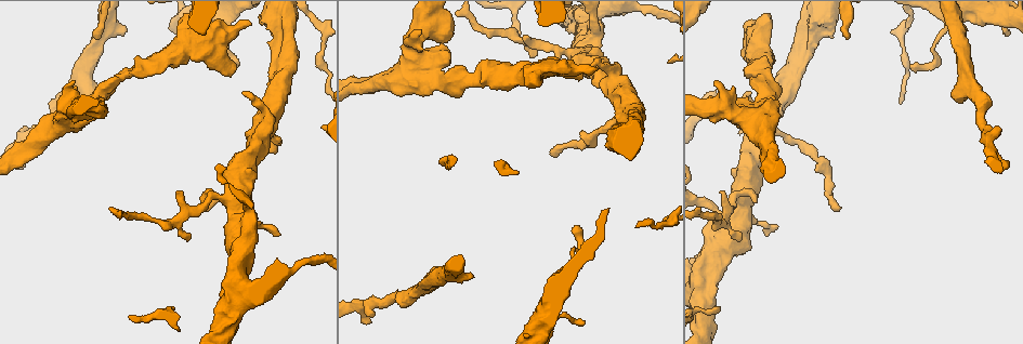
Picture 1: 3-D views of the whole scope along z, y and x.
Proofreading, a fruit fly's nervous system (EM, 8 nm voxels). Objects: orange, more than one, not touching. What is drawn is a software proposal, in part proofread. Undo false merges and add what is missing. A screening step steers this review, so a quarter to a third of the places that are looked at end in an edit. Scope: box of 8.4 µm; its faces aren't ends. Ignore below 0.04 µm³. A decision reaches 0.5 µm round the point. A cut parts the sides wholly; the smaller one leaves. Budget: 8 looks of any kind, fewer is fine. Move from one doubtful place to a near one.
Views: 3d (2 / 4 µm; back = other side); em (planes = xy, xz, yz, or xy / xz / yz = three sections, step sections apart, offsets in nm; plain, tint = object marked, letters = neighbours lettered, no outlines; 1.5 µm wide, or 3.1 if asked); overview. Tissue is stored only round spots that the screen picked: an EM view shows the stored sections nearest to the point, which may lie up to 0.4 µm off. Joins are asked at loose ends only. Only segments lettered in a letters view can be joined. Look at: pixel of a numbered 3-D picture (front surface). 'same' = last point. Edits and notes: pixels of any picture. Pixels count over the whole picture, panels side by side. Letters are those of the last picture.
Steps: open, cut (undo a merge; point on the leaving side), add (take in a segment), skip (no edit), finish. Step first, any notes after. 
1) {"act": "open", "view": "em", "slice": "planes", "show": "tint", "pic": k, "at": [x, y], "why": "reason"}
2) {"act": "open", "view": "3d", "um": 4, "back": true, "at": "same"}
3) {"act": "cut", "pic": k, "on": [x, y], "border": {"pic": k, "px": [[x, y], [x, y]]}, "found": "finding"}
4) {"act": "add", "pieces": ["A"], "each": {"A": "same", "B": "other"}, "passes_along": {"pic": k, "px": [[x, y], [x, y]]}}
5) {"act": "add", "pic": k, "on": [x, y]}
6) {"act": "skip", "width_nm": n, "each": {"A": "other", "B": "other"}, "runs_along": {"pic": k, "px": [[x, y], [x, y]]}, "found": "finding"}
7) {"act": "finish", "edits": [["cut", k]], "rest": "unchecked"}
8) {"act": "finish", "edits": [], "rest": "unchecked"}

{"act": "open", "view": "em", "slice": "planes", "show": "plain", "pic": 1, "at": [752, 54], "why": "side arm on a straight run"}

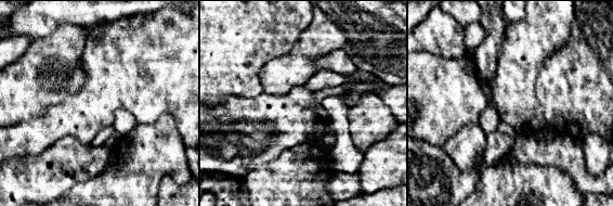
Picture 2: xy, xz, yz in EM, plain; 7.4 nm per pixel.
{"act": "open", "view": "em", "slice": "planes", "show": "letters", "at": "same", "why": "what lies round it"}

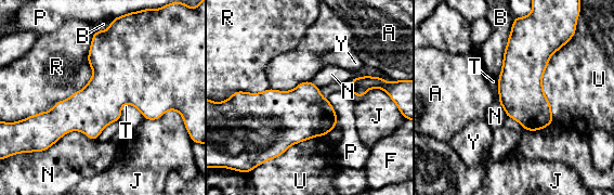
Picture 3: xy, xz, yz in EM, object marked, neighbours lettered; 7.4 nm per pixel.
{"act": "skip", "each": {"A": "other", "B": "other", "F": "other", "J": "other", "N": "other", "P": "other", "R": "other", "T": "other", "U": "other", "Y": "other"}, "found": "all the same cell"}

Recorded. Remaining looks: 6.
{"act": "open", "view": "3d", "um": 4, "pic": 1, "at": [748, 91], "why": "an open end"}

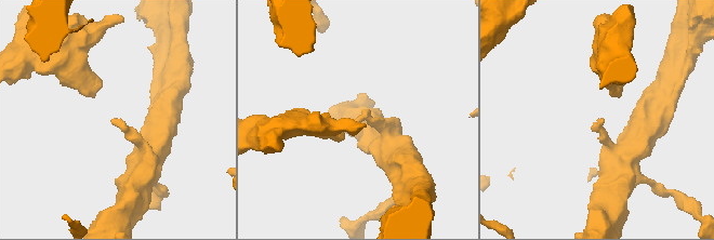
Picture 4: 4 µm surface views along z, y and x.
{"act": "open", "view": "em", "slice": "planes", "show": "letters", "pic": 4, "at": [114, 120]}

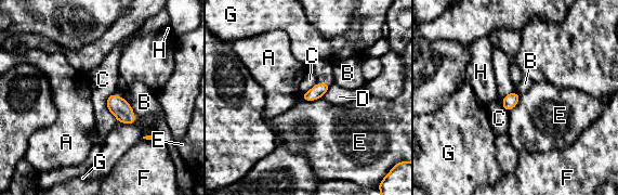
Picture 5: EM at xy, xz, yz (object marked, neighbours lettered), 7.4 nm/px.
{"act": "add", "pieces": ["H"], "each": {"A": "other", "B": "other", "C": "other", "D": "other", "E": "other", "F": "other", "G": "other", "H": "same"}, "passes_along": {"pic": 5, "px": [[318, 90], [324, 83], [323, 69]]}, "found": "it goes on there"}

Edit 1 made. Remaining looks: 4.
{"act": "open", "view": "overview", "why": "see it whole again"}

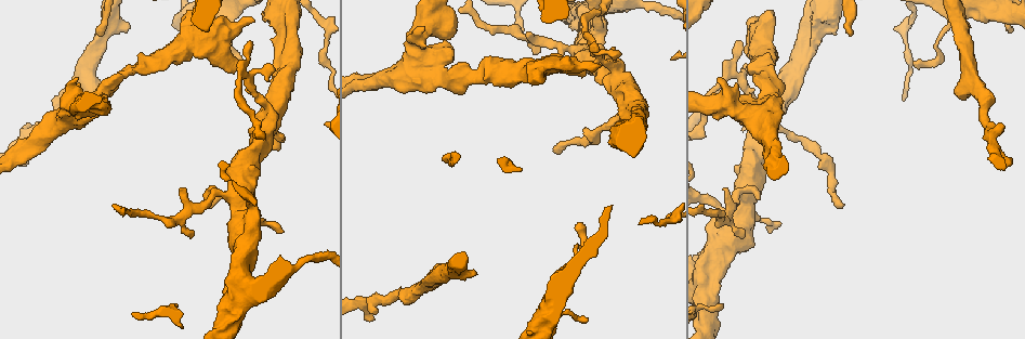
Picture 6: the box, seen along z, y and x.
{"act": "open", "view": "em", "slice": "planes", "show": "tint", "pic": 6, "at": [433, 59]}

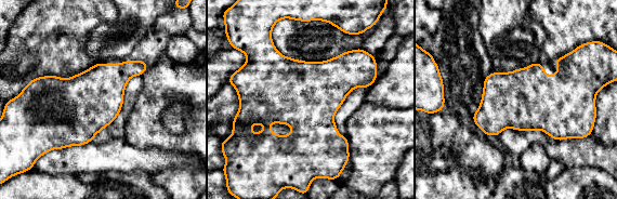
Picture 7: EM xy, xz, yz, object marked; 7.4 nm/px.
{"act": "open", "view": "em", "slice": "planes", "show": "letters", "at": "same", "why": "what lies round it"}

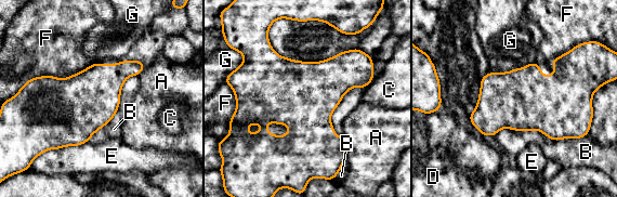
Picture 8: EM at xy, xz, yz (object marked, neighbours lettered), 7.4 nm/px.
{"act": "skip", "width_nm": 440, "each": {"A": "other", "B": "other", "C": "other", "D": "other", "E": "other", "F": "other", "G": "other"}, "border": {"pic": 8, "px": [[534, 62], [506, 71], [488, 73]]}, "found": "all the same cell"}

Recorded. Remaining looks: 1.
{"act": "finish", "edits": [["add", 5]], "rest": "unchecked"}

